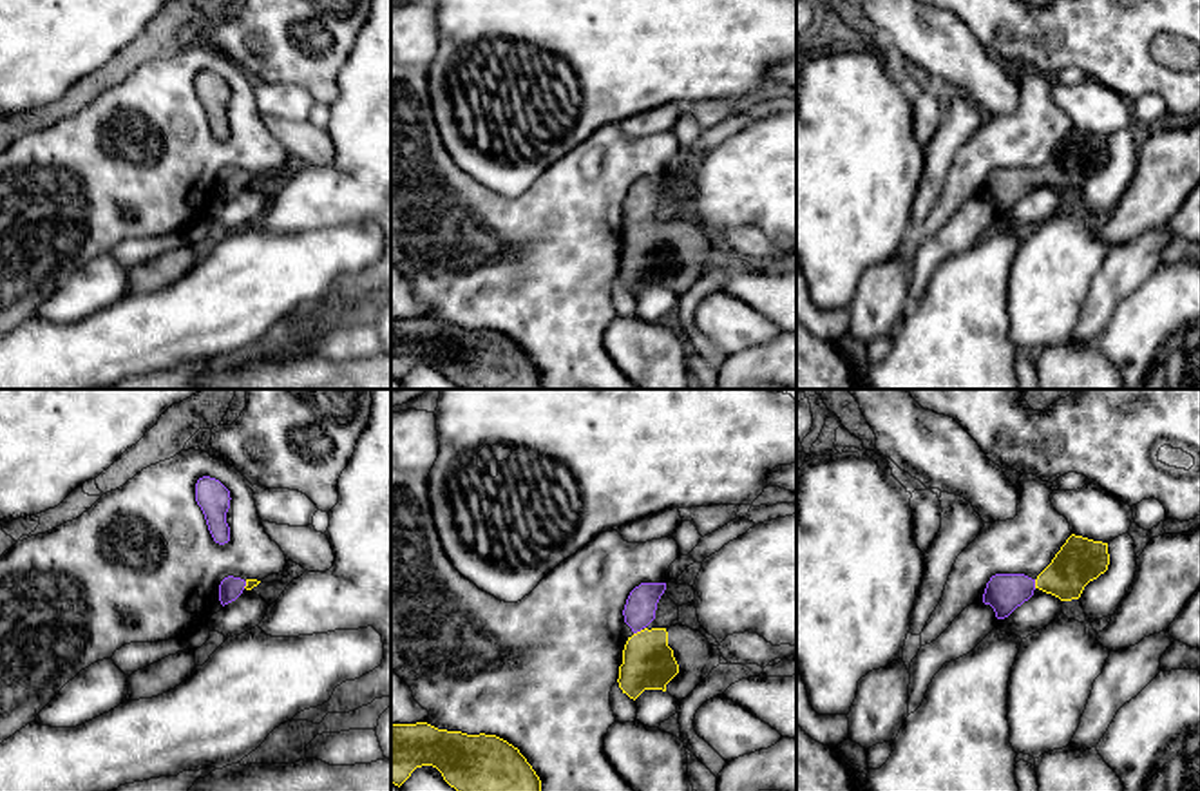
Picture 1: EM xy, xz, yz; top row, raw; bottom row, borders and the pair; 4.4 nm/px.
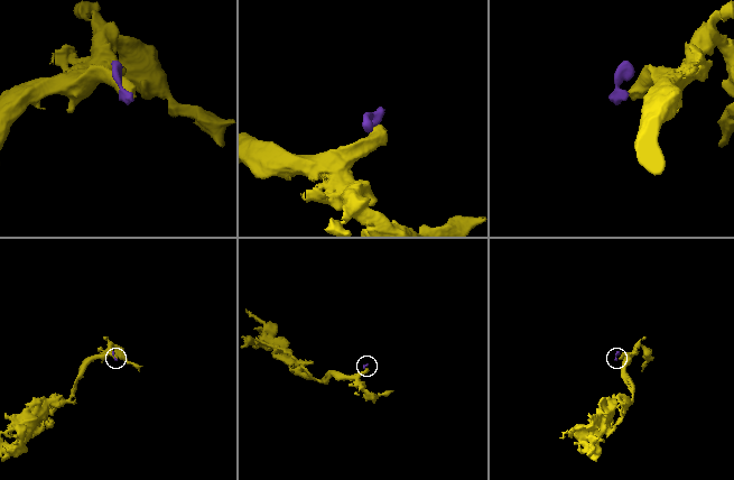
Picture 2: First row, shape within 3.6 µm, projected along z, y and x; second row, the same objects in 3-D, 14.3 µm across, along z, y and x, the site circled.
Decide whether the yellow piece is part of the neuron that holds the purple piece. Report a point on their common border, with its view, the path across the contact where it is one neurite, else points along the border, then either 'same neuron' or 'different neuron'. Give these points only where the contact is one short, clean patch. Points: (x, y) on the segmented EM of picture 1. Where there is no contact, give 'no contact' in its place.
contact xz (638, 630); way xz (639, 610), (638, 630), (647, 648), (648, 663); same neuron

